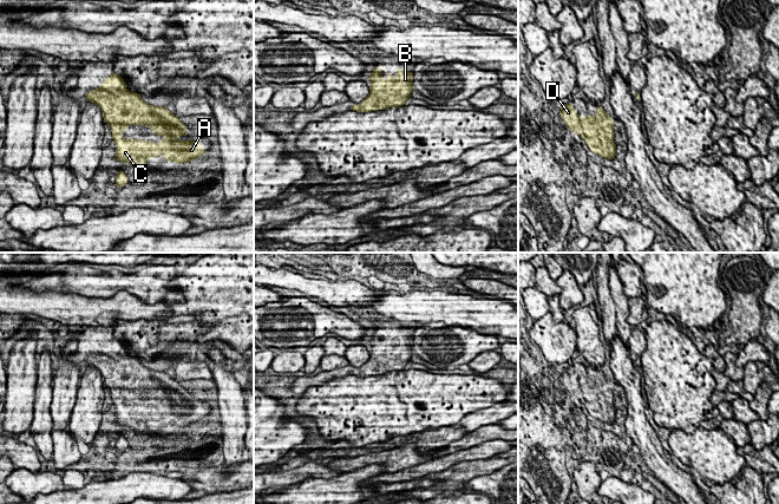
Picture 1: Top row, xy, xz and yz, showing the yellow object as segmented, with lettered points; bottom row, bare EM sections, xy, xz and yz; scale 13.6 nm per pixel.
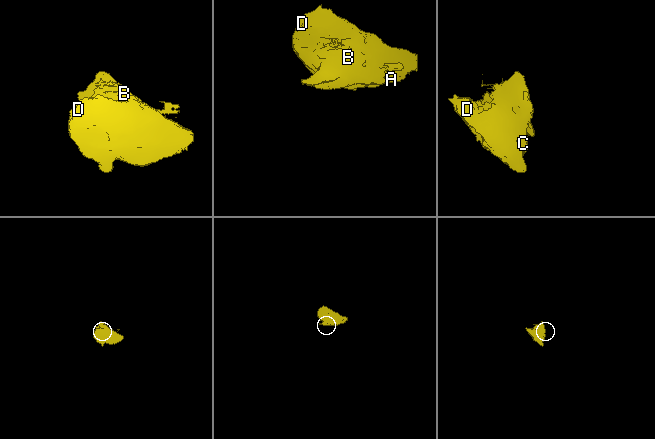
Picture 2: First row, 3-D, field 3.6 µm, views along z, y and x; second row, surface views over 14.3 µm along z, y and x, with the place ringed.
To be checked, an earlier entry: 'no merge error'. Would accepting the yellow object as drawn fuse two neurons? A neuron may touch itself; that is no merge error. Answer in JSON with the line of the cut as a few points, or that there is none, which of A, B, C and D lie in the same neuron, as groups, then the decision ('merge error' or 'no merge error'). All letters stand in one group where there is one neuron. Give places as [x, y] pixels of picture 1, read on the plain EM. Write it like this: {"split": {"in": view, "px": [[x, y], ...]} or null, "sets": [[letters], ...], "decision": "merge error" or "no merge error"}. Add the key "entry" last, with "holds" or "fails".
{"split": null, "sets": [["A", "B", "C", "D"]], "decision": "no merge error", "entry": "holds"}

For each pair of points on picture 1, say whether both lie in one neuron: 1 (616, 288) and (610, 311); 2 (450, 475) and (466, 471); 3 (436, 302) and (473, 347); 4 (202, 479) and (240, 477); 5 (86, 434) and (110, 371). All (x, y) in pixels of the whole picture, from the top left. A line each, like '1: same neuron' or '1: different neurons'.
1: different neurons
2: same neuron
3: different neurons
4: same neuron
5: different neurons

